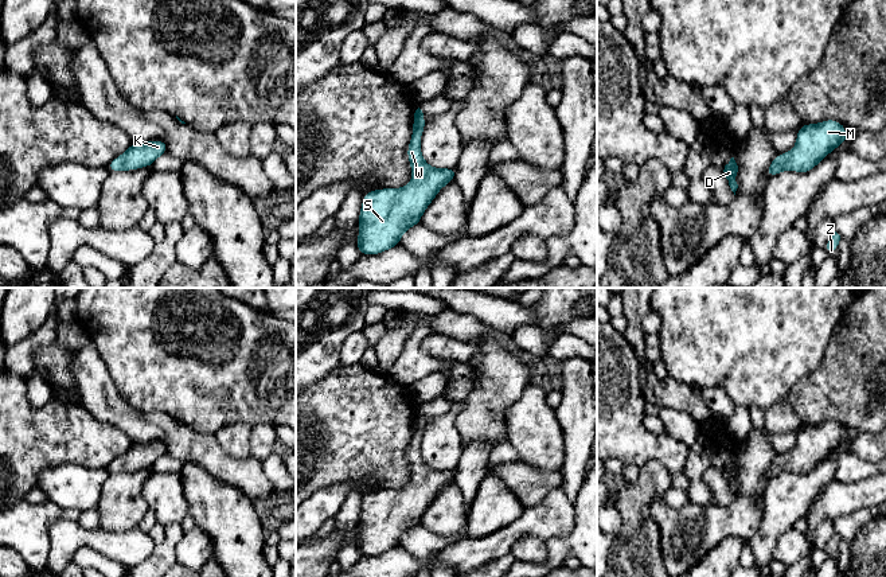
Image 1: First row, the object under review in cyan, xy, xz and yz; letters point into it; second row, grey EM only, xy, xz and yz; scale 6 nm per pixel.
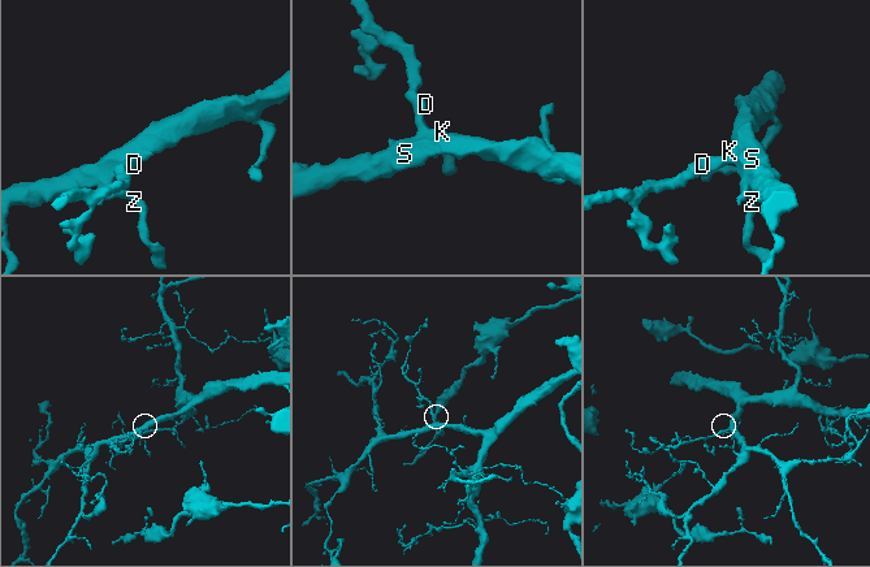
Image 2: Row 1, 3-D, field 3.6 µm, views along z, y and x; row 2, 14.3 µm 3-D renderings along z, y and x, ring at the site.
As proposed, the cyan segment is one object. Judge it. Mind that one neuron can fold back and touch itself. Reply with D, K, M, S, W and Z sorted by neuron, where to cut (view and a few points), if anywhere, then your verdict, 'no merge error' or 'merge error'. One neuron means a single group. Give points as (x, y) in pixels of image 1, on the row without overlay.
D K M S W Z | no cut | no merge error

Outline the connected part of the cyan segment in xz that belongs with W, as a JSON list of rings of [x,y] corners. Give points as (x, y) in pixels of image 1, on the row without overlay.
[[[418,409],[414,414],[411,441],[407,445],[407,461],[411,467],[411,483],[399,490],[380,490],[367,492],[363,496],[358,527],[359,538],[355,541],[358,551],[364,557],[374,557],[393,550],[401,545],[406,531],[421,525],[422,515],[437,498],[438,492],[448,484],[454,483],[457,469],[430,468],[421,455],[421,438],[426,420]]]

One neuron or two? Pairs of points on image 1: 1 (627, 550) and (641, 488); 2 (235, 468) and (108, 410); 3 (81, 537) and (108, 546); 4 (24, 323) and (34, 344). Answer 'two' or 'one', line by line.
1: one
2: one
3: one
4: two

